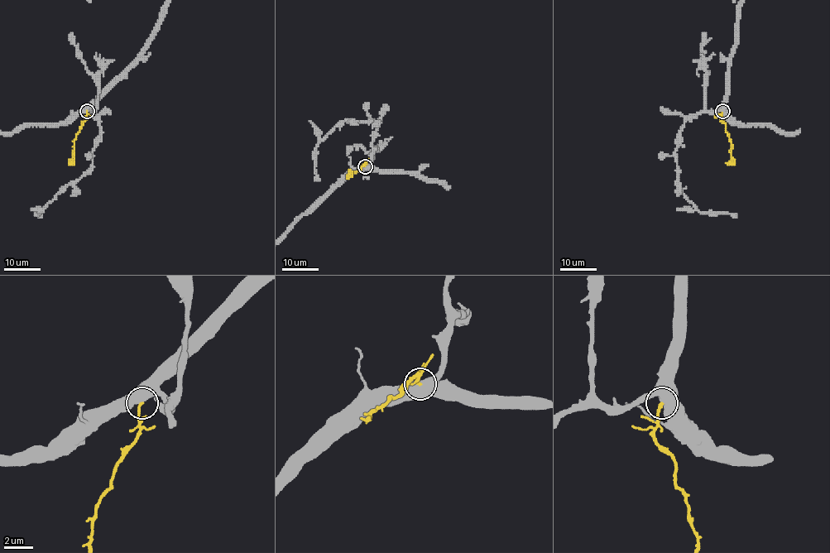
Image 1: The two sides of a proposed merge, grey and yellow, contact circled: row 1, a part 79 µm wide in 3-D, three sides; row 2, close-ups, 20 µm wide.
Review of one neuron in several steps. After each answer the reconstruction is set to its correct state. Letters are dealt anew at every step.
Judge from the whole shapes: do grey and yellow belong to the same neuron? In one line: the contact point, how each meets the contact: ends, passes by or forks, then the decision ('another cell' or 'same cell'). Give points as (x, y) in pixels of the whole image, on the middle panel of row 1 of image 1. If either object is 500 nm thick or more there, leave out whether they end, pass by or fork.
place (365, 166); another cell

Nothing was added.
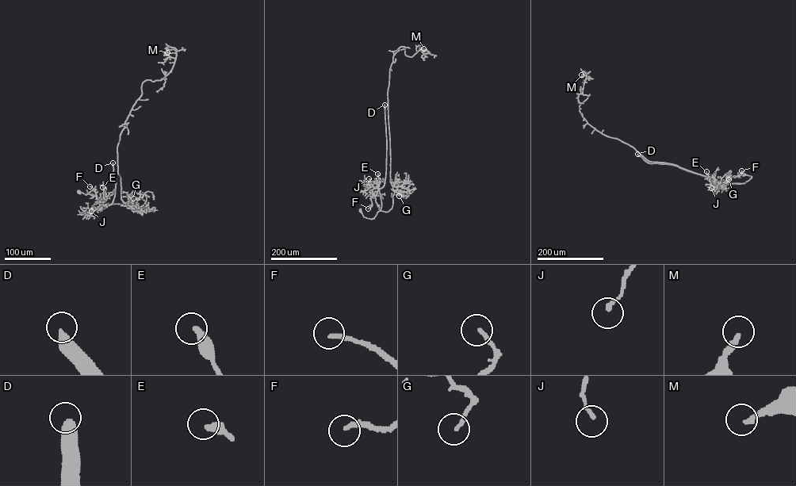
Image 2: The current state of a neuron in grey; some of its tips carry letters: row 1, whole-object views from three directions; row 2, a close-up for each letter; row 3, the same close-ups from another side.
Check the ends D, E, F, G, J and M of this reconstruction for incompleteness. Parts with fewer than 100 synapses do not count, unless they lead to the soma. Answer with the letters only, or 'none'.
D

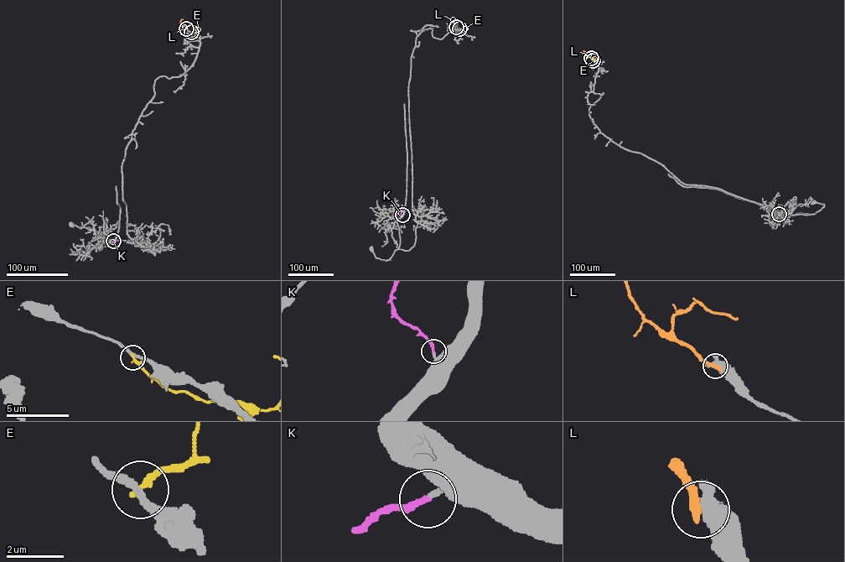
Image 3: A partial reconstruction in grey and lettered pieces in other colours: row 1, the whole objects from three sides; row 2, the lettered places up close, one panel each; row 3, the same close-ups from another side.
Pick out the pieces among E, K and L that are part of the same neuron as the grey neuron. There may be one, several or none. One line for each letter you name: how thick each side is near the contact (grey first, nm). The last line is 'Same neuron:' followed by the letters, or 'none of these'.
K: 280/240 nm
Same neuron: K

